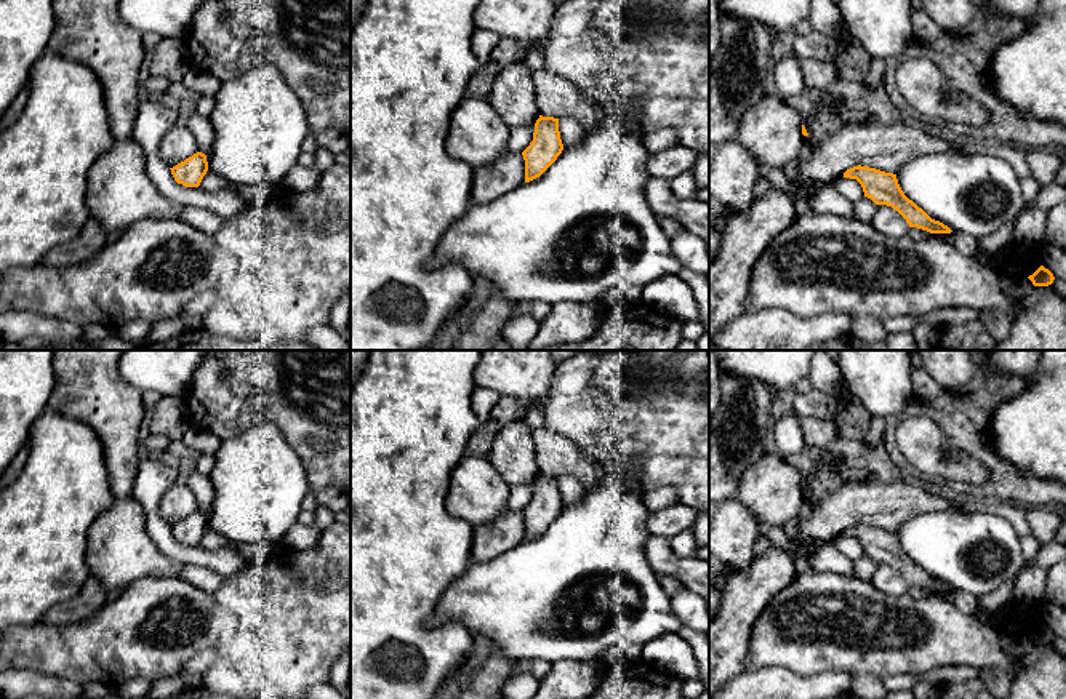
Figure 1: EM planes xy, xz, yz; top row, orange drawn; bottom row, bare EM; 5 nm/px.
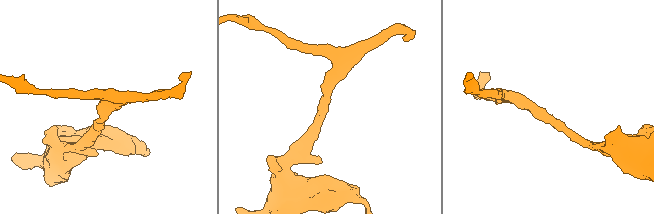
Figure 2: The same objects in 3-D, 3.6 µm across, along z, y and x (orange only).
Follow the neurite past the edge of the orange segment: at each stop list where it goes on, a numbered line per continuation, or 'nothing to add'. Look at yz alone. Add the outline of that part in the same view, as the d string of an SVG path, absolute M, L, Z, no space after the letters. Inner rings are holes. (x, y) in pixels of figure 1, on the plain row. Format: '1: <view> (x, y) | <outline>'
nothing to add

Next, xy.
nothing to add

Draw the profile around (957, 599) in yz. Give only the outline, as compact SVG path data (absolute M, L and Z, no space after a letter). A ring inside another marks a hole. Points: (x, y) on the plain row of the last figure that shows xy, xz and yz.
M911 585L908 595L911 595L914 598L938 597L938 598L949 601L951 605L954 605L959 609L960 608L976 609L976 606L978 606L978 597L975 597L972 593L957 592L957 590L930 592L927 589Z

